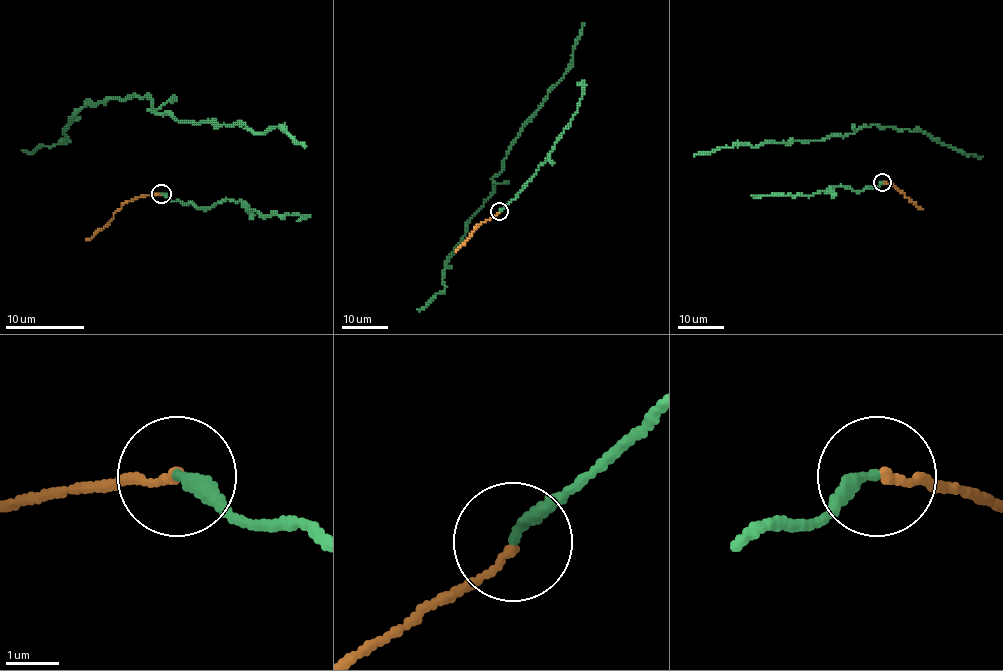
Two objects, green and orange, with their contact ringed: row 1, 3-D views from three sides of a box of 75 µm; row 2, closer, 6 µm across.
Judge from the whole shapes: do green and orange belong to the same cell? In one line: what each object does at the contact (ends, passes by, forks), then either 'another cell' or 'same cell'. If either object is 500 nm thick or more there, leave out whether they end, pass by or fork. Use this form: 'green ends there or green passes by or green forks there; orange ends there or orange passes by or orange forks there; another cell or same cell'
green ends there; orange ends there; another cell

